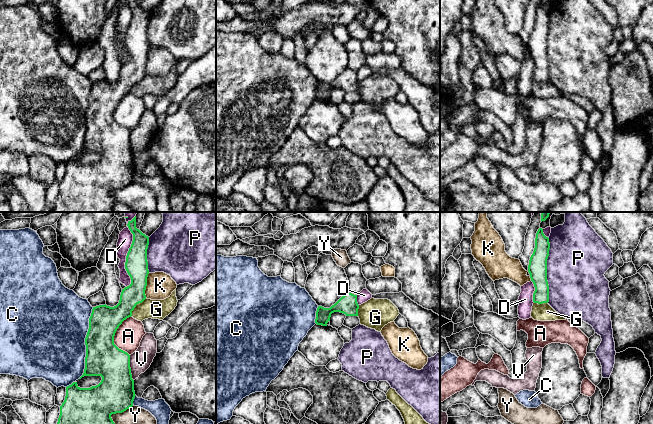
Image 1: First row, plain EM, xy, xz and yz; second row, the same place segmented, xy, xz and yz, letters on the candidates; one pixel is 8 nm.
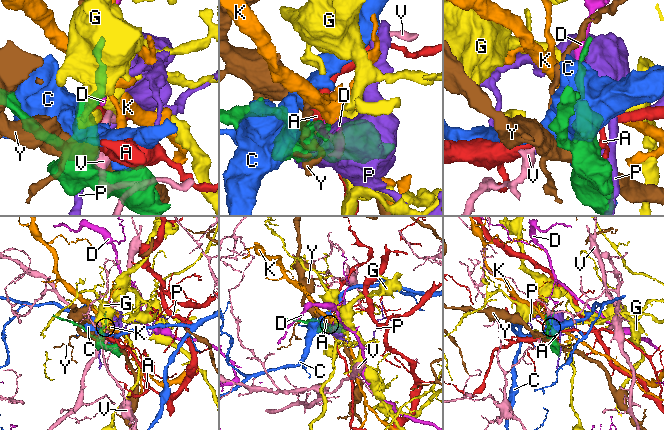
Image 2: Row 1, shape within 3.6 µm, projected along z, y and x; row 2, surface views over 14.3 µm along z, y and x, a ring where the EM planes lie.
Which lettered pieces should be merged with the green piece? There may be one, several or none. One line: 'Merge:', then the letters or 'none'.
Merge: none

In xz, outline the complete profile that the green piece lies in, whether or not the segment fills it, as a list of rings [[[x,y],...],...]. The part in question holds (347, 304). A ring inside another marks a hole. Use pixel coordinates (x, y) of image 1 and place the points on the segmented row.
[[[347,292],[330,308],[318,306],[315,323],[317,325],[327,326],[331,314],[334,312],[340,312],[346,316],[358,316],[358,309],[357,295]]]

